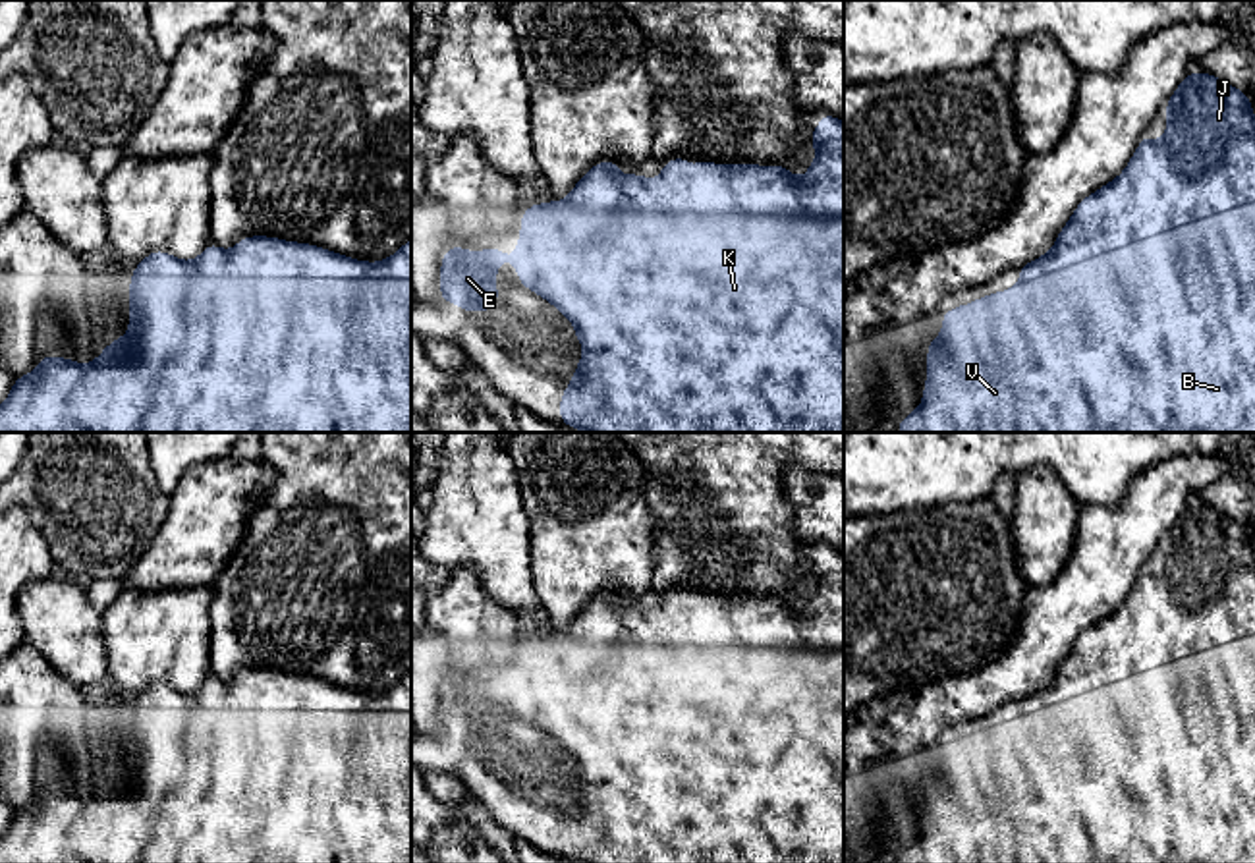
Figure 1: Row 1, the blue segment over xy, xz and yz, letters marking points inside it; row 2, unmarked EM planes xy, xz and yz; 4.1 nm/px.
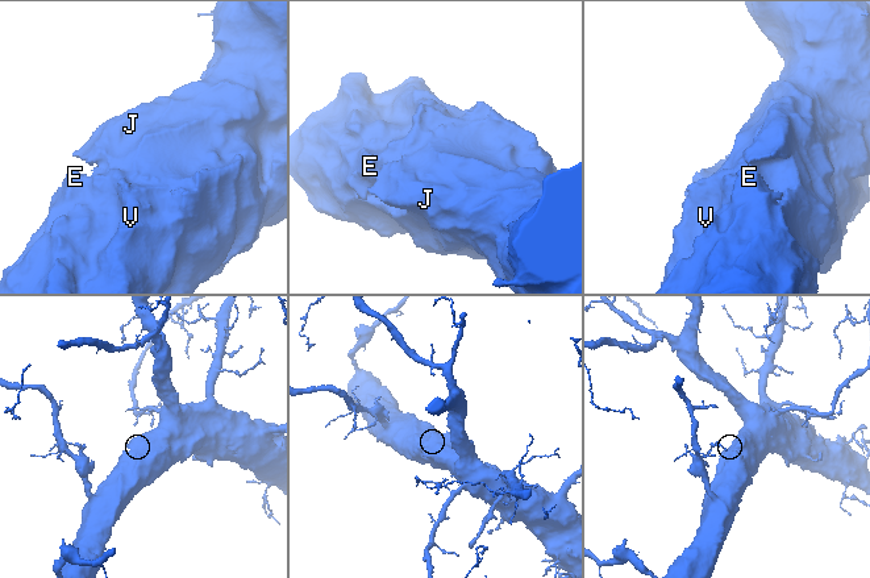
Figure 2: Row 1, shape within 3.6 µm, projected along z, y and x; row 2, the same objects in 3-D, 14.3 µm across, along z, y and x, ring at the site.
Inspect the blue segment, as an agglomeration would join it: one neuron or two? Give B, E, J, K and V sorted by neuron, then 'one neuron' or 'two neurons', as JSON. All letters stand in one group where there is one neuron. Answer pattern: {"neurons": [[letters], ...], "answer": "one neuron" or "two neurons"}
{"neurons": [["B", "E", "J", "K", "V"]], "answer": "one neuron"}

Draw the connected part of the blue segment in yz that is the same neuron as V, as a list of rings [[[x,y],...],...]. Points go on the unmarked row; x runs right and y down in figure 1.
[[[1209,504],[1185,506],[1182,515],[1166,533],[1166,566],[1153,573],[1145,566],[1124,604],[1087,627],[1075,639],[1072,651],[1060,662],[1054,680],[1039,691],[1018,699],[1021,714],[998,726],[987,726],[969,738],[958,738],[942,745],[942,766],[931,770],[927,782],[927,815],[923,834],[900,851],[898,863],[1255,863],[1255,546],[1245,523],[1226,517]]]

